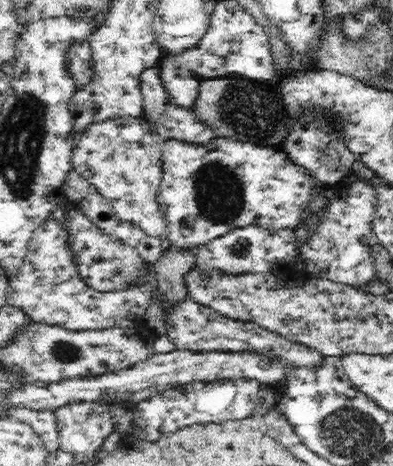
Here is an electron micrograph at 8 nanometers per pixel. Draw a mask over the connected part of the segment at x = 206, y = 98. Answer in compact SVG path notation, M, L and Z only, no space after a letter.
M228 76L201 81L196 102L190 108L198 121L208 125L218 137L282 150L294 120L286 112L278 86L242 76Z

